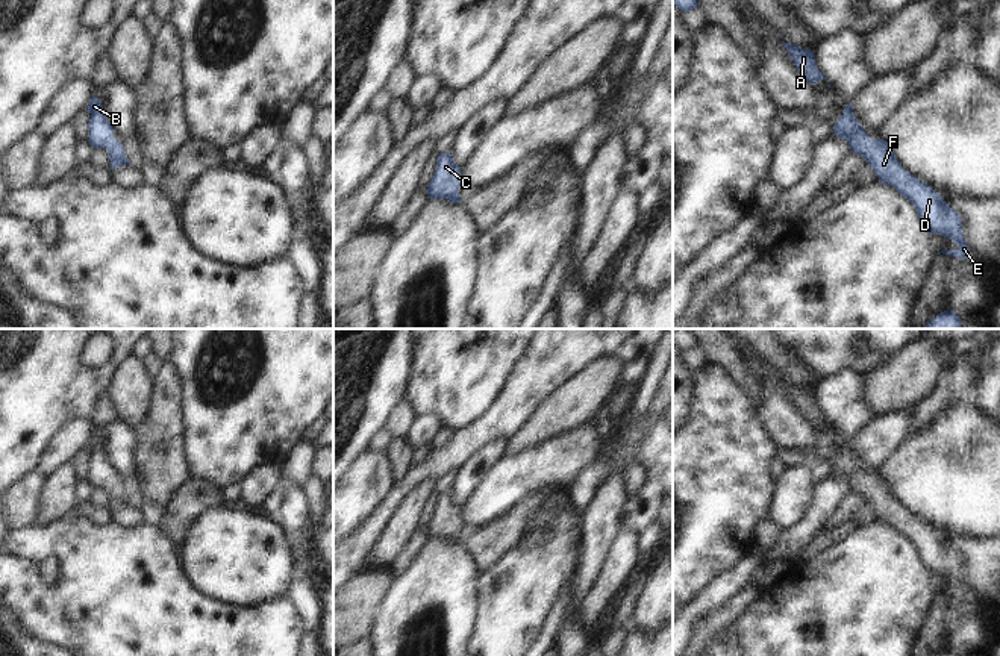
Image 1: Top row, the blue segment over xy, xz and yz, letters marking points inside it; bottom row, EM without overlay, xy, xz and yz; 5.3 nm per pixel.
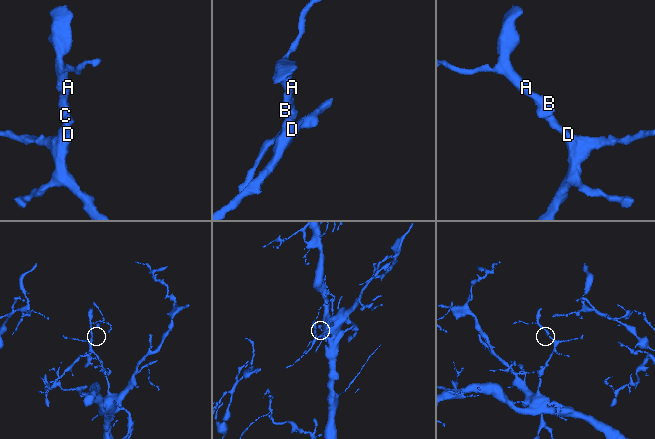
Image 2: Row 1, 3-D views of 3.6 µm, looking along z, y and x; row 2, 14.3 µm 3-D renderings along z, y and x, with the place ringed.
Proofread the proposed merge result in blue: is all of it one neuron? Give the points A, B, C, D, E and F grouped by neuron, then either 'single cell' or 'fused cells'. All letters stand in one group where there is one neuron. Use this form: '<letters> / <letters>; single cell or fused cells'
A B C D E F; single cell

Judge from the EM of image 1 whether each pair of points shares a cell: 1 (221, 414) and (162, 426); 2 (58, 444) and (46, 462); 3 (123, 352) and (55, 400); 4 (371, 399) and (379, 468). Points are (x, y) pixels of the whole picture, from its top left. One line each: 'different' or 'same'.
1: different
2: same
3: same
4: different

